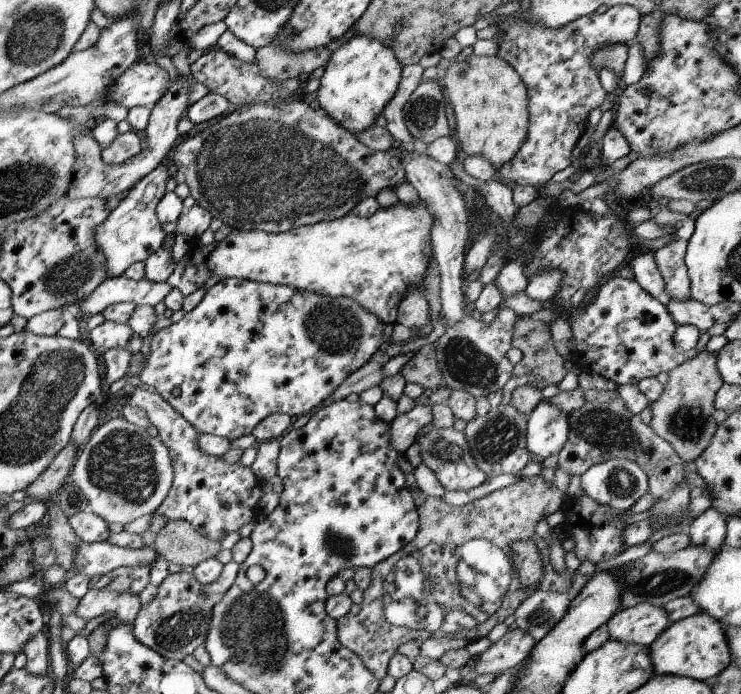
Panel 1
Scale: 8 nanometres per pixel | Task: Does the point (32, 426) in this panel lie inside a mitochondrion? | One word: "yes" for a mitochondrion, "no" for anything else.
yes

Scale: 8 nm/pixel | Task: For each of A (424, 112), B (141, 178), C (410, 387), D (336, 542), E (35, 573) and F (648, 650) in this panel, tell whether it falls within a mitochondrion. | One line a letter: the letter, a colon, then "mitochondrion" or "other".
A: mitochondrion
B: other
C: other
D: mitochondrion
E: other
F: other

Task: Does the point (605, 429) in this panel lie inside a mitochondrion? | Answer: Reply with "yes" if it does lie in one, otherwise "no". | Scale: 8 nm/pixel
yes

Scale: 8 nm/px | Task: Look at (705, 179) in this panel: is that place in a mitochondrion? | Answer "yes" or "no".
yes

